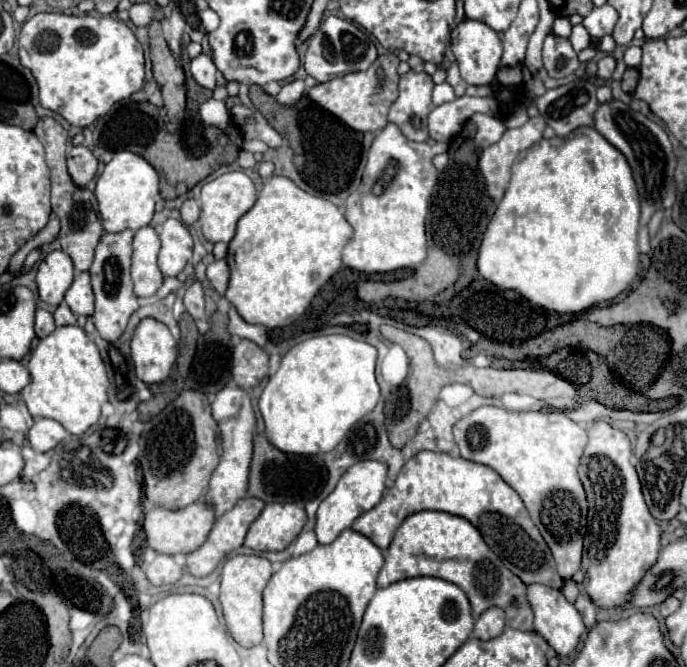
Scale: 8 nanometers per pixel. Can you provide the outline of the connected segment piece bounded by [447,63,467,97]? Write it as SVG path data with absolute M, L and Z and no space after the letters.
M451 63L449 71L447 71L447 83L449 83L449 85L455 89L455 95L457 95L457 97L461 97L461 95L465 93L465 87L467 87L467 83L461 79L457 63Z

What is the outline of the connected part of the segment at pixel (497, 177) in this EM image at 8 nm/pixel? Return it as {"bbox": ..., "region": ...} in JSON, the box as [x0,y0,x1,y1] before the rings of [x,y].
{"bbox":[479,117,545,203],"region":[[[531,117],[523,127],[507,129],[495,145],[483,149],[479,157],[479,169],[485,177],[485,185],[489,195],[499,203],[507,189],[511,177],[511,165],[519,157],[521,151],[531,147],[541,139],[545,129],[545,121],[541,117]]]}

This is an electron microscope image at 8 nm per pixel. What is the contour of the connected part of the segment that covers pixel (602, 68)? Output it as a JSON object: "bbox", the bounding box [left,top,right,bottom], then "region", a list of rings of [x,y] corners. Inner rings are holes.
{"bbox":[597,55,617,81],"region":[[[611,55],[603,57],[603,59],[599,61],[599,71],[597,71],[599,79],[603,79],[603,81],[609,81],[609,79],[611,79],[611,75],[613,75],[613,71],[615,71],[615,65],[617,65],[615,57],[611,57]]]}

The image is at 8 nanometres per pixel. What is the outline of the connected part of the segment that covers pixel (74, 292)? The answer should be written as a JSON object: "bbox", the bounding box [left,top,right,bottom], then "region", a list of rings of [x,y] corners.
{"bbox":[65,271,93,317],"region":[[[87,271],[75,273],[75,281],[65,293],[65,301],[75,315],[89,317],[93,313],[93,291],[91,291],[91,279]]]}

